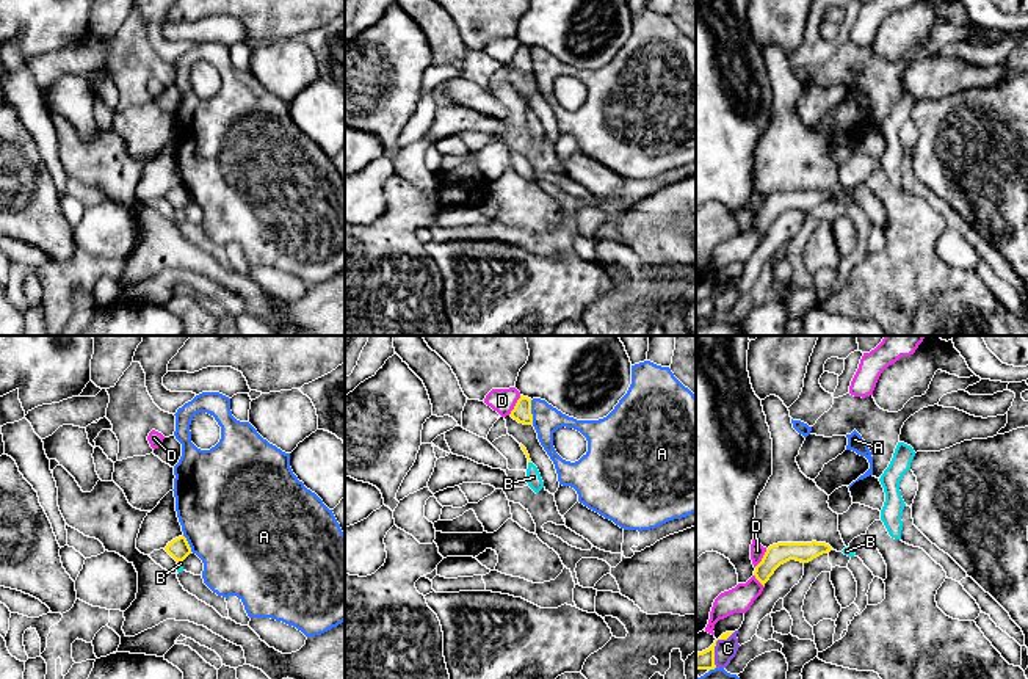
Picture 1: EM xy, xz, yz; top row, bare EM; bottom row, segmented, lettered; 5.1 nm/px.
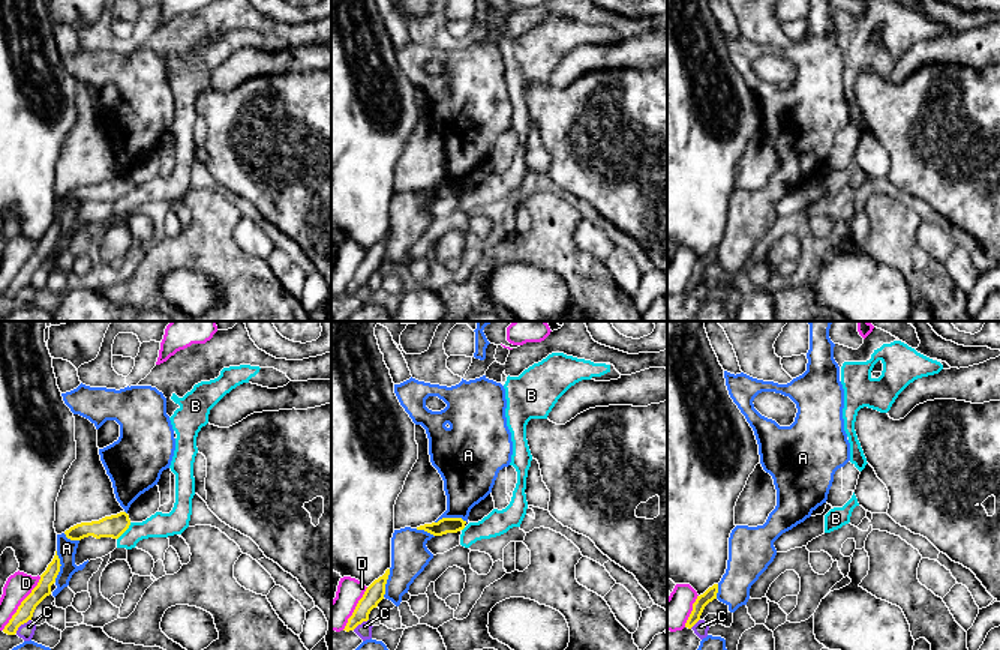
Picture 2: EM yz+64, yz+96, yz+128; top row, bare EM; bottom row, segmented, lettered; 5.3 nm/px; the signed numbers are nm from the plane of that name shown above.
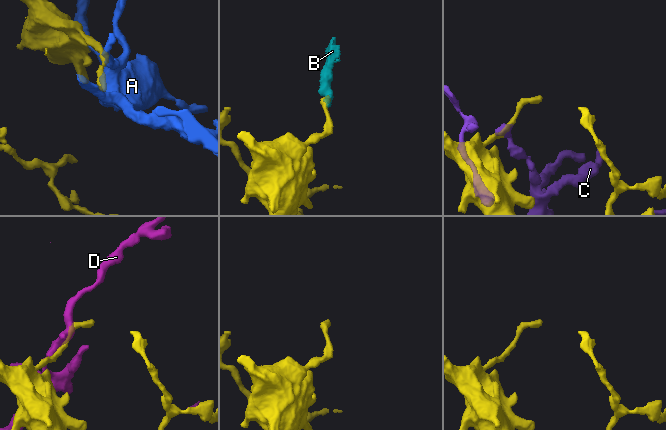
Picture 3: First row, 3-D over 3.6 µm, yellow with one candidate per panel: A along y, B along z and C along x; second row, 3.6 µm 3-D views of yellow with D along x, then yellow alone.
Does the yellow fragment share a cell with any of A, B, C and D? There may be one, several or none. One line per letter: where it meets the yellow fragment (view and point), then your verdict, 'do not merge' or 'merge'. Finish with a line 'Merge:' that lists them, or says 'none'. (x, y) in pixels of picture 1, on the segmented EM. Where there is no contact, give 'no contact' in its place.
A: contact xz (530, 413); do not merge
B: contact xy (179, 560); do not merge
C: contact yz (715, 645); do not merge
D: contact xz (516, 405); do not merge
Merge: none

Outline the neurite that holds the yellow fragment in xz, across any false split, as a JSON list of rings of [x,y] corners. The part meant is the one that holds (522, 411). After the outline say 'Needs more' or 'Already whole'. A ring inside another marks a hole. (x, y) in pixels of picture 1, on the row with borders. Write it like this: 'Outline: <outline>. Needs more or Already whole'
Outline: [[[520,395],[509,416],[519,423],[533,425],[531,398]]]. Already whole

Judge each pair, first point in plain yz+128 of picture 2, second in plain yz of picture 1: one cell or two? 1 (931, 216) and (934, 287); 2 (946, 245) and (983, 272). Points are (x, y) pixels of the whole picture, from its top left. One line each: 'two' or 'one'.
1: one
2: two

